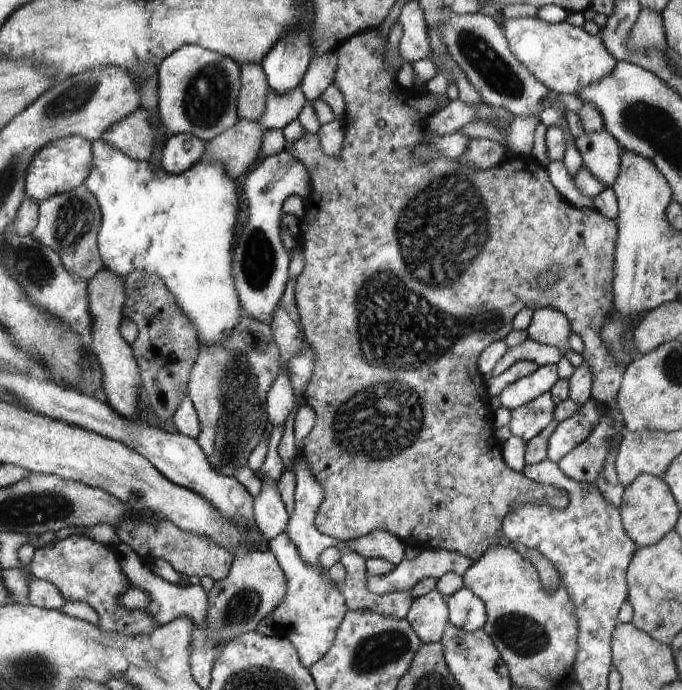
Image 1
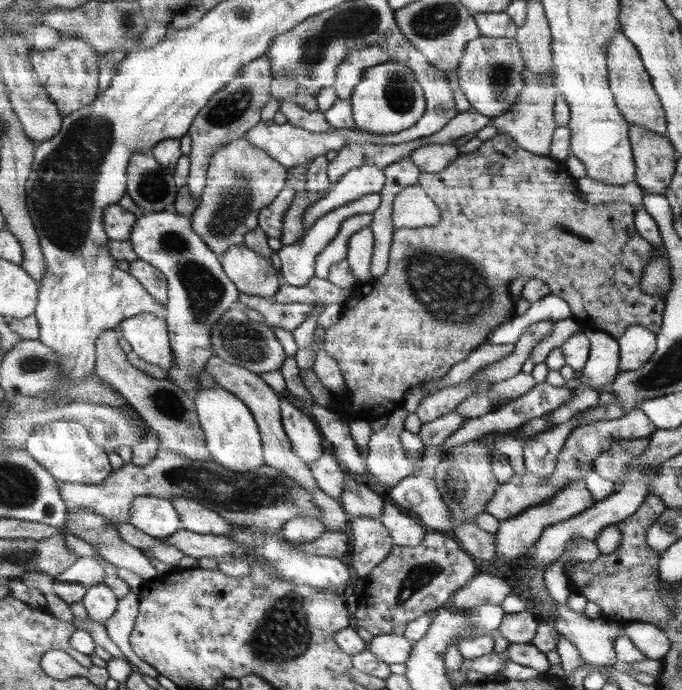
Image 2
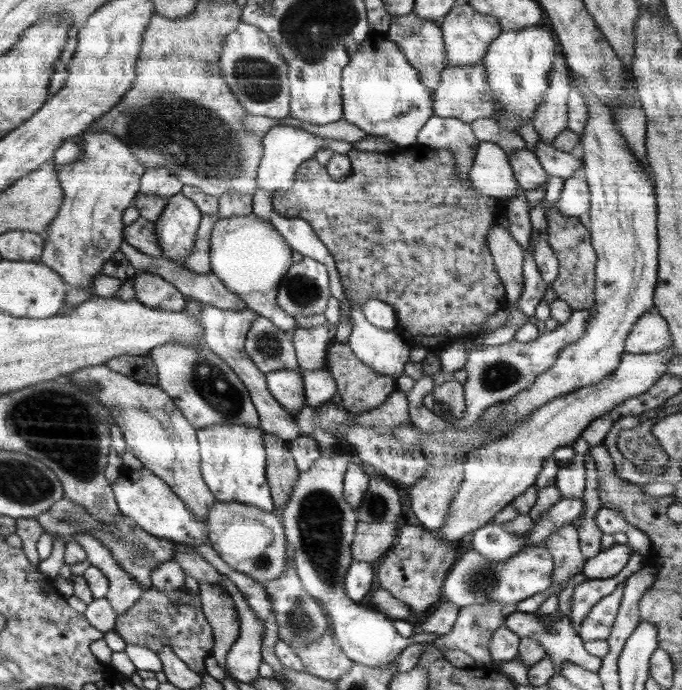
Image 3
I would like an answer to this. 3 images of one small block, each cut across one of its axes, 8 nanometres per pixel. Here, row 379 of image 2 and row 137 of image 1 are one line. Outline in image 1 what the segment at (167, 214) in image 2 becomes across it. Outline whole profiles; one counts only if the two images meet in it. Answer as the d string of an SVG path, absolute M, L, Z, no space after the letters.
M191 134L171 135L164 144L161 167L168 174L182 174L203 158L205 148L206 143Z

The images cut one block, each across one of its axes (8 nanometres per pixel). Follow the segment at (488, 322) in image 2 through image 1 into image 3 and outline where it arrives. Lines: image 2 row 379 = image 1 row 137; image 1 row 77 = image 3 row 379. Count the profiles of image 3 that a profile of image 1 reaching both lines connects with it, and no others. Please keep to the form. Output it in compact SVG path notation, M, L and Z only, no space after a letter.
M335 339L327 350L327 366L337 384L337 392L342 398L342 406L351 413L362 413L378 408L390 394L398 391L396 379L383 375L370 366L366 366L351 352L348 344L343 344Z

